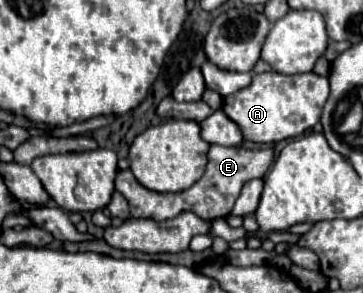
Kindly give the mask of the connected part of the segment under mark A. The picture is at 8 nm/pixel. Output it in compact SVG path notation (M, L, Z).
M274 71L260 73L252 83L236 95L224 99L222 111L240 127L244 141L276 143L282 139L298 137L320 121L320 111L328 99L328 79L316 73L280 75Z

